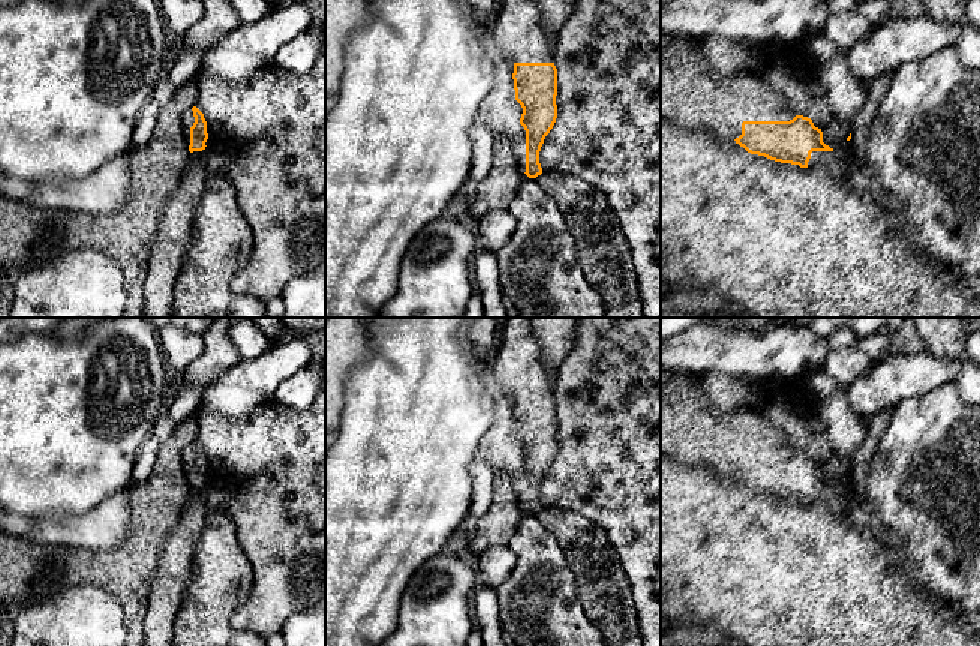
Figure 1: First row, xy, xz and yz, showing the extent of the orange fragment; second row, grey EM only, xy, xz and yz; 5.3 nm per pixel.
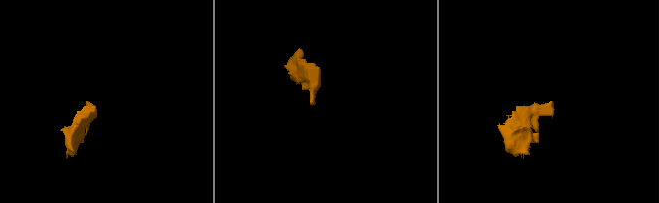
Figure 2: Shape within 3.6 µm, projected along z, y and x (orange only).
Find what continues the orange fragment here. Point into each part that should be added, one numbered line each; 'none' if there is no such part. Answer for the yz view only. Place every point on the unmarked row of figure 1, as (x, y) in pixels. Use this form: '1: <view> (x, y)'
1: yz (691, 432)
2: yz (838, 499)

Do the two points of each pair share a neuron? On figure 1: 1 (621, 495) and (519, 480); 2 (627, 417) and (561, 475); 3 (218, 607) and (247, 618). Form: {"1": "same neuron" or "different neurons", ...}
{"1": "different neurons", "2": "same neuron", "3": "different neurons"}

